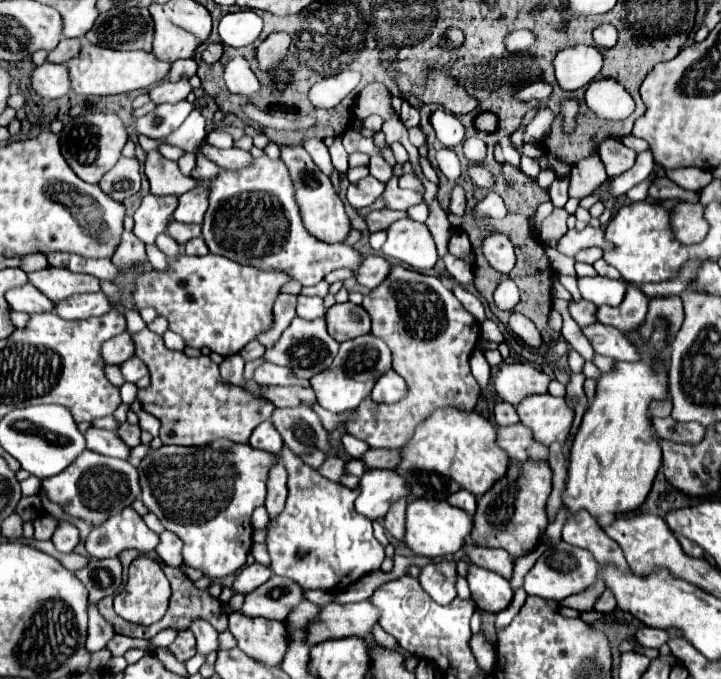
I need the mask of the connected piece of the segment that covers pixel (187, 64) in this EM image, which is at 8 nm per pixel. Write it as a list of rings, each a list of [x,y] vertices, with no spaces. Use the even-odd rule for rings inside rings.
[[[179,59],[179,61],[171,63],[171,69],[169,69],[167,79],[169,79],[169,81],[189,79],[191,75],[195,75],[195,71],[197,71],[197,63],[195,63],[195,59]]]

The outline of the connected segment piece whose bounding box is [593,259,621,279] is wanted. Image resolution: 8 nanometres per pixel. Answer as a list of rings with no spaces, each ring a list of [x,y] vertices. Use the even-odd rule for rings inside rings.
[[[599,259],[593,267],[595,267],[595,271],[597,271],[599,275],[603,275],[603,277],[609,277],[609,279],[621,279],[619,271],[615,271],[615,267],[611,267],[609,263],[605,263],[603,259]]]

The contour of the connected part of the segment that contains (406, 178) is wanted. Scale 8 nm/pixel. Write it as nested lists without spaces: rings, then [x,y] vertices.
[[[403,175],[401,179],[399,179],[399,187],[403,187],[403,189],[413,189],[413,191],[419,191],[421,195],[425,193],[425,187],[423,187],[423,183],[415,177],[415,175]]]

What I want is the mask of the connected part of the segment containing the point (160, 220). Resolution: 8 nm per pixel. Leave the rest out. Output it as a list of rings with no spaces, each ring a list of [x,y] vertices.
[[[147,195],[143,197],[139,209],[135,211],[135,227],[133,233],[143,241],[143,243],[153,243],[159,233],[167,229],[169,217],[177,207],[177,197],[157,197],[157,195]]]

